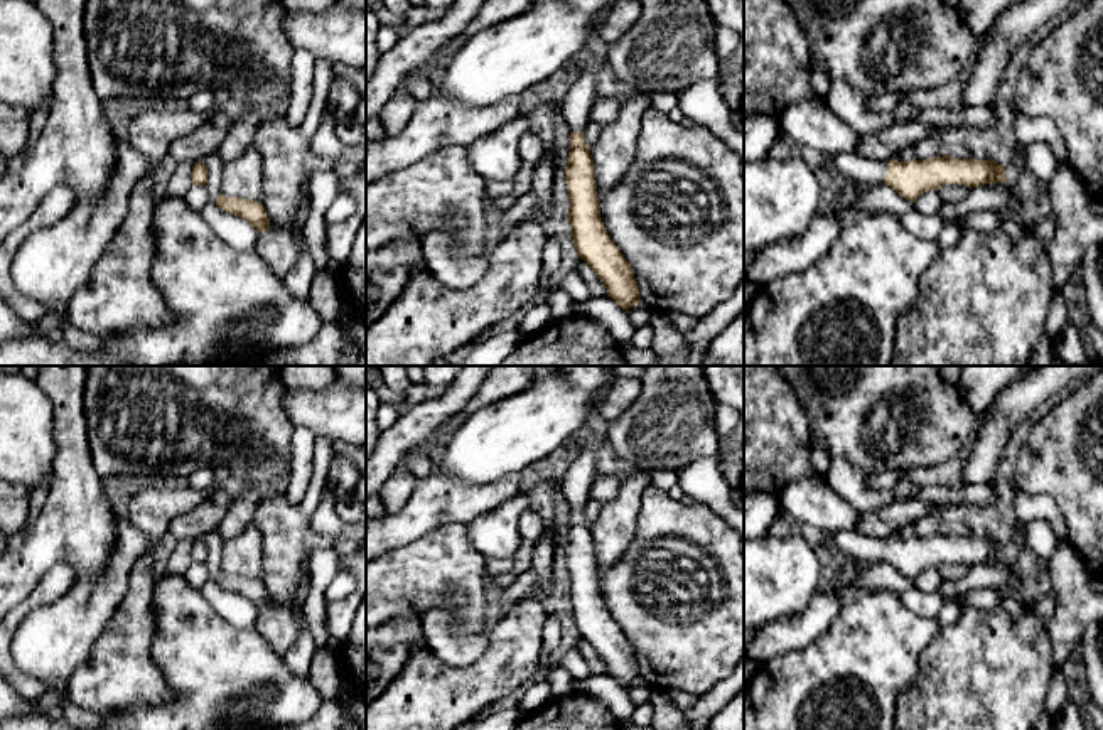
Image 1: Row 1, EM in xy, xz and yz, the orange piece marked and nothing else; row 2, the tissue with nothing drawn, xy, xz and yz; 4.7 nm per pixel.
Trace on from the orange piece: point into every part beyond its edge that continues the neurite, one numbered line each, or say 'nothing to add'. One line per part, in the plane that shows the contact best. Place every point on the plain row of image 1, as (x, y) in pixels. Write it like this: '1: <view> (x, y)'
1: yz (864, 548)

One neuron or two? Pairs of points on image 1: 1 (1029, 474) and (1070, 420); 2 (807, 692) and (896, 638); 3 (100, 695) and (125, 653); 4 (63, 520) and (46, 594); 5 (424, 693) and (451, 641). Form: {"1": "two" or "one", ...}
{"1": "one", "2": "one", "3": "one", "4": "two", "5": "two"}

